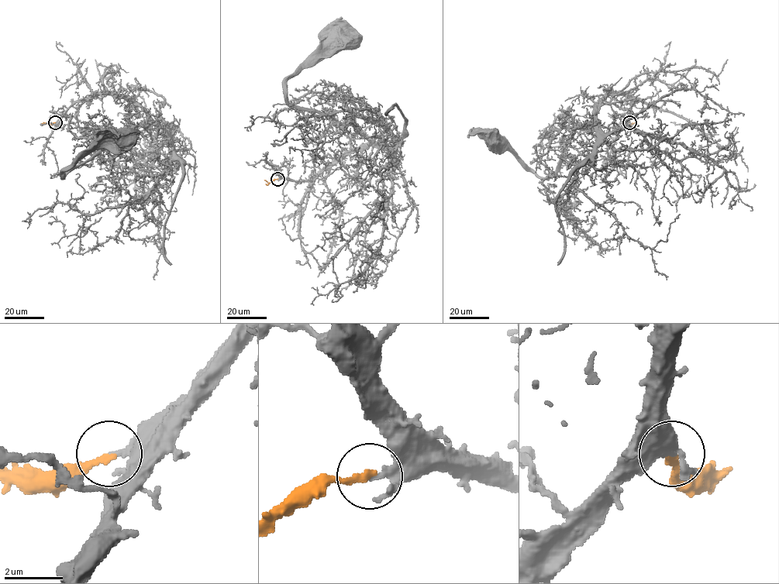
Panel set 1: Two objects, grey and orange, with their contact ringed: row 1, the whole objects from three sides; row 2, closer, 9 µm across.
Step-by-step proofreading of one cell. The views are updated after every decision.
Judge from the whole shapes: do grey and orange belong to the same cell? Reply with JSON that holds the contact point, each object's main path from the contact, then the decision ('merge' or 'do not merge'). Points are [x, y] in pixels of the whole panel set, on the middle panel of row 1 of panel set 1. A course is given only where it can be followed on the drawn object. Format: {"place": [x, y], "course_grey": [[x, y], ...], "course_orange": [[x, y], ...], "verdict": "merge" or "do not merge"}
{"place": [277, 179], "course_grey": [[277, 179], [311, 179], [370, 142], [351, 125], [294, 108], [287, 100], [289, 78], [324, 49], [350, 39]], "course_orange": [[277, 179], [269, 183], [264, 180]], "verdict": "merge"}

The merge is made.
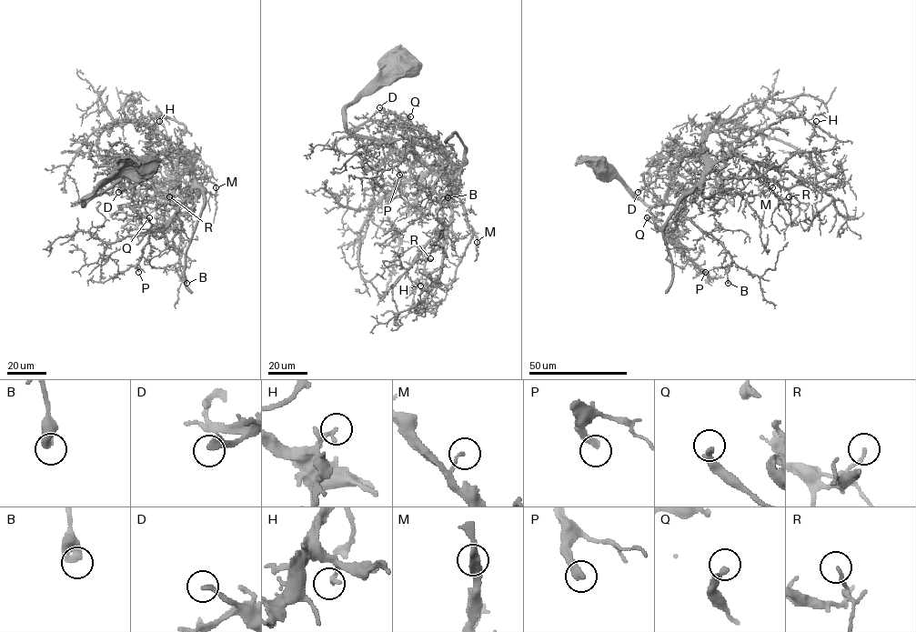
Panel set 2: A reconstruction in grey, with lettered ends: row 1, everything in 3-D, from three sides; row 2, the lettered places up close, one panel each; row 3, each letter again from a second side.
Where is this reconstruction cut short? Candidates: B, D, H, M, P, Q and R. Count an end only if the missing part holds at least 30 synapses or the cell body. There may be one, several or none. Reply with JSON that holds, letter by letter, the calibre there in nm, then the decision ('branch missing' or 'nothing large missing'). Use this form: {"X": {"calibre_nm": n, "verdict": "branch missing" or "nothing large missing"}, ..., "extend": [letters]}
{"B": {"calibre_nm": 500, "verdict": "nothing large missing"}, "D": {"calibre_nm": 280, "verdict": "nothing large missing"}, "H": {"calibre_nm": 140, "verdict": "nothing large missing"}, "M": {"calibre_nm": 130, "verdict": "nothing large missing"}, "P": {"calibre_nm": 360, "verdict": "nothing large missing"}, "Q": {"calibre_nm": 300, "verdict": "nothing large missing"}, "R": {"calibre_nm": 160, "verdict": "nothing large missing"}, "extend": []}

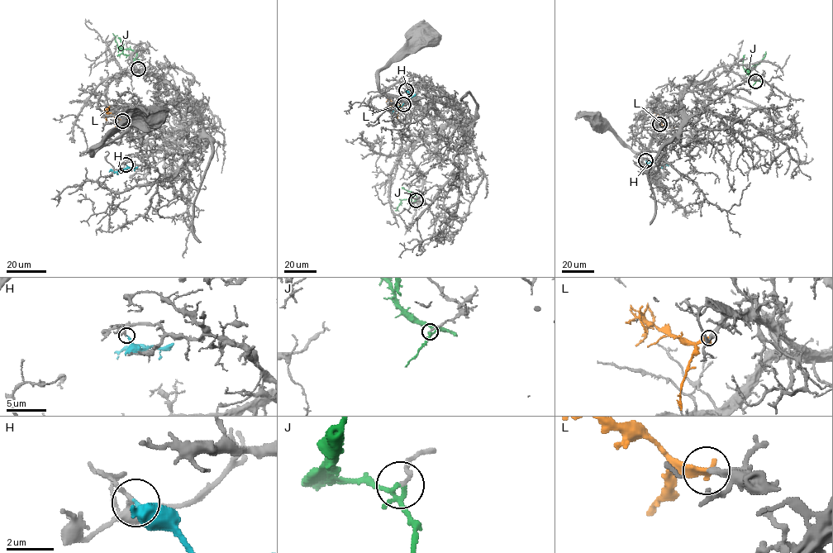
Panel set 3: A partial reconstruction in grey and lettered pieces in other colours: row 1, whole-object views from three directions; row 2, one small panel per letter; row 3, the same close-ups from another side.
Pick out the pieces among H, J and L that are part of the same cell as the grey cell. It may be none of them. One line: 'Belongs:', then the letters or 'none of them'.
Belongs: L

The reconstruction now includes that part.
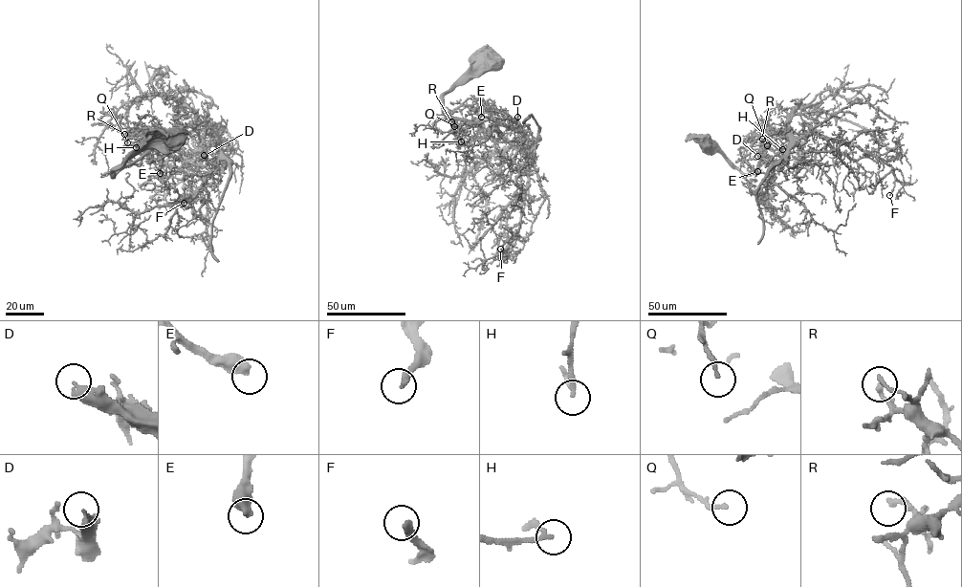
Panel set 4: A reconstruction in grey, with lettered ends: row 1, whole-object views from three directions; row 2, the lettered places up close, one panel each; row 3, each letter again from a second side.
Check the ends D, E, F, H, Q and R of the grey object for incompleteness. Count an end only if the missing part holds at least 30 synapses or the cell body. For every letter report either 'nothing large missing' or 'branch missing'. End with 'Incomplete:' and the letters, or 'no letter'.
D: branch missing
E: branch missing
F: branch missing
H: nothing large missing
Q: nothing large missing
R: nothing large missing
Incomplete: D, E, F

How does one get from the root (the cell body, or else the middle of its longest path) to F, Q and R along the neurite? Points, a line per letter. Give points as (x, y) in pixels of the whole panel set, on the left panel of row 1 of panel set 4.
F: (176, 136), (152, 138), (114, 169), (114, 176), (170, 132), (205, 123), (216, 130), (184, 176), (184, 203)
Q: (176, 136), (152, 138), (114, 169), (114, 176), (150, 147), (130, 135), (126, 136), (127, 142)
R: (176, 136), (152, 138), (114, 169), (114, 176), (150, 147), (124, 134)

